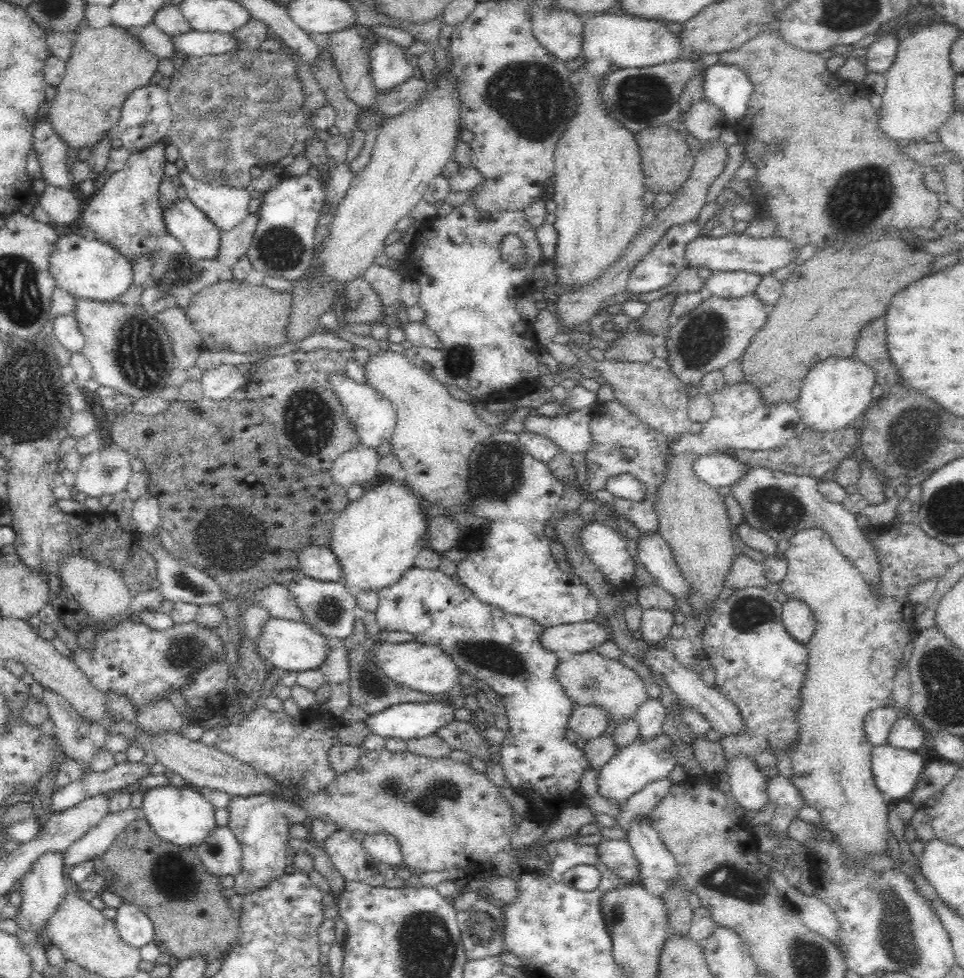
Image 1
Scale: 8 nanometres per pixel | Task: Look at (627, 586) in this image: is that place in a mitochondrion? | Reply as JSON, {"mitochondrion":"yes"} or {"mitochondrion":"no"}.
{"mitochondrion":"no"}

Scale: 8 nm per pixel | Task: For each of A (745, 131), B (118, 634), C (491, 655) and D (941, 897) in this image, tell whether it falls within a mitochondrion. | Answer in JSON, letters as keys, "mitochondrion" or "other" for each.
{"A":"other","B":"other","C":"mitochondrion","D":"other"}

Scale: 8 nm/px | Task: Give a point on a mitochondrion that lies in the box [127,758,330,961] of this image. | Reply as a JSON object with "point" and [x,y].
{"point":[177,876]}

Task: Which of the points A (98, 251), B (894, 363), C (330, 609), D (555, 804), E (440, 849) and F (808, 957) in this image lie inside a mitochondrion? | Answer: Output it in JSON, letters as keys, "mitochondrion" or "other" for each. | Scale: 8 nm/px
{"A":"other","B":"other","C":"mitochondrion","D":"other","E":"other","F":"mitochondrion"}

